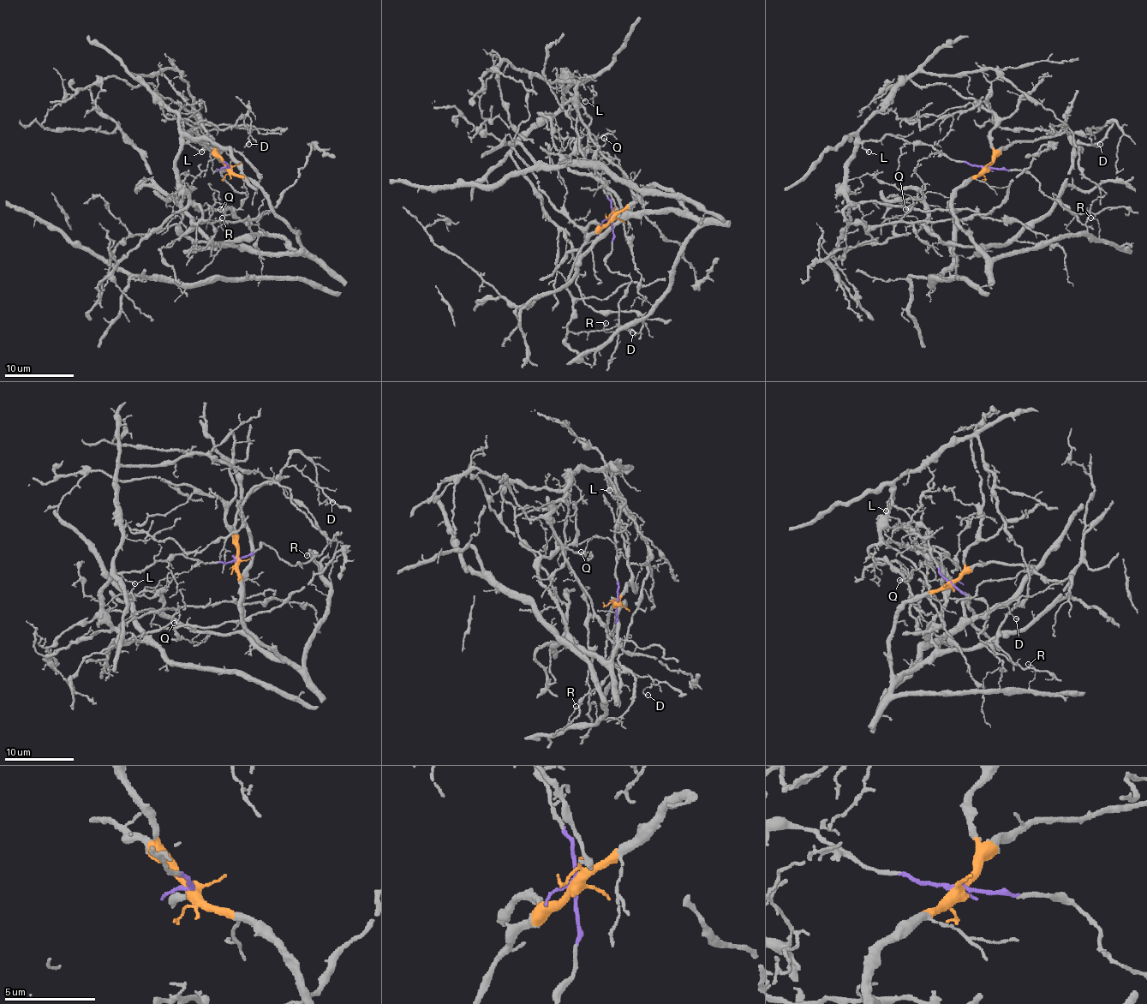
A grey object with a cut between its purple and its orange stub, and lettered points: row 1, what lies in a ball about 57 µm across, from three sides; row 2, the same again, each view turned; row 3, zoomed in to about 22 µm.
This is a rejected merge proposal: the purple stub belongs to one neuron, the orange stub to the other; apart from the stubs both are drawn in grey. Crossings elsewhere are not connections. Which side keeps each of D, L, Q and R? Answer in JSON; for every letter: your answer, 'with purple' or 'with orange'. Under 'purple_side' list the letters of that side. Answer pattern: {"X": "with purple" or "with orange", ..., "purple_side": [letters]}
{"D": "with orange", "L": "with purple", "Q": "with purple", "R": "with orange", "purple_side": ["L", "Q"]}

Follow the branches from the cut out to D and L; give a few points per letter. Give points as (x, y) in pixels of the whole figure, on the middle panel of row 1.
D: (612, 218), (581, 249), (567, 284), (572, 298), (569, 329), (589, 332), (632, 322), (629, 325), (632, 332)
L: (612, 218), (612, 203), (603, 184), (586, 160), (591, 116), (574, 96), (576, 94), (586, 101)

